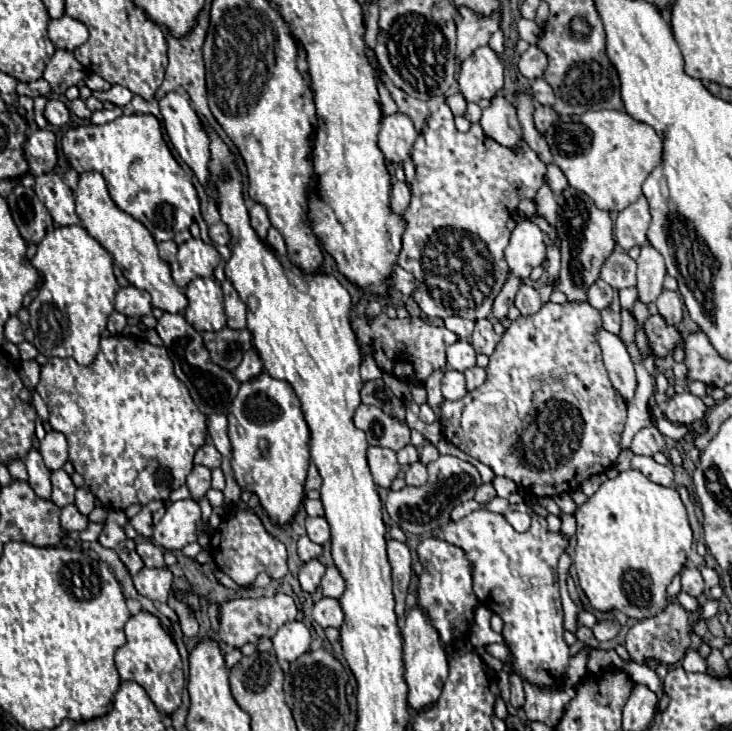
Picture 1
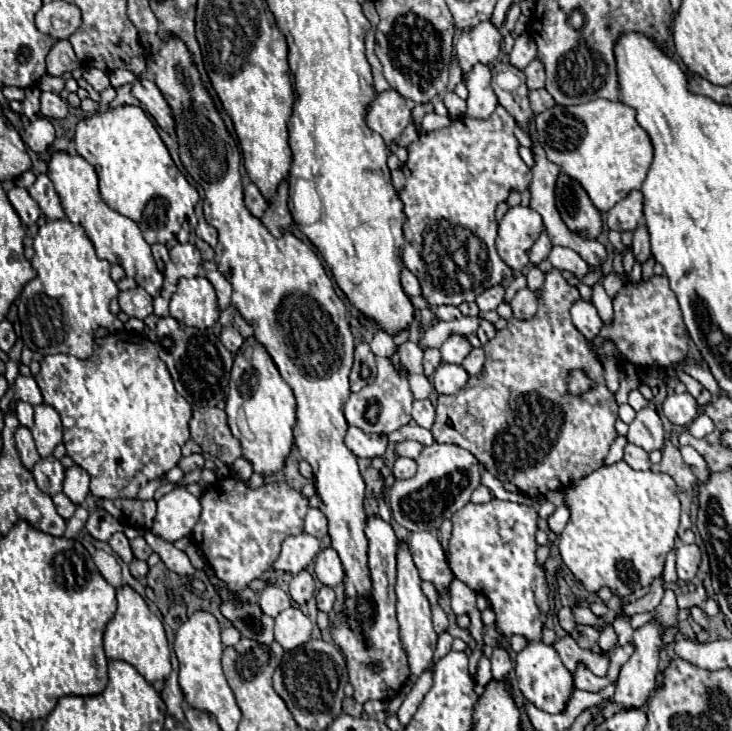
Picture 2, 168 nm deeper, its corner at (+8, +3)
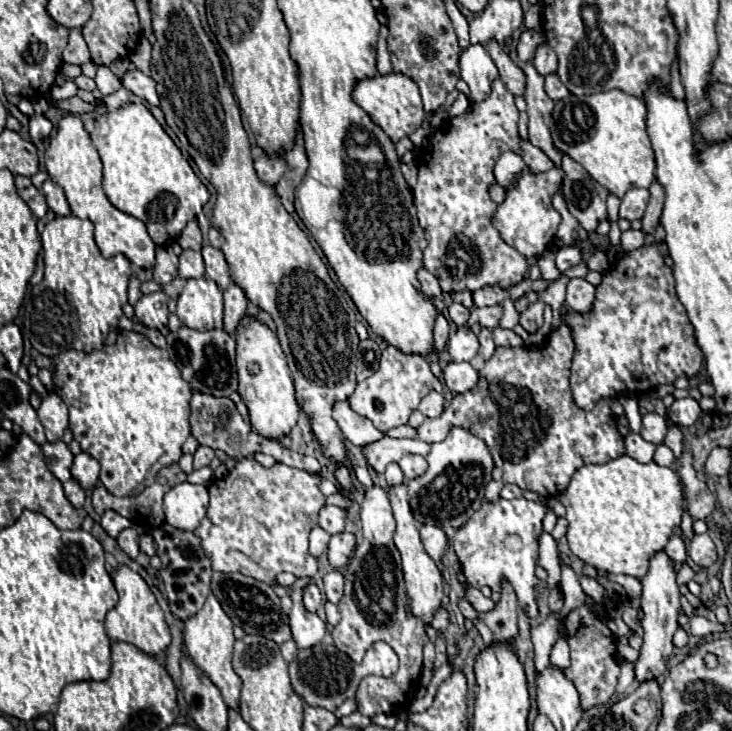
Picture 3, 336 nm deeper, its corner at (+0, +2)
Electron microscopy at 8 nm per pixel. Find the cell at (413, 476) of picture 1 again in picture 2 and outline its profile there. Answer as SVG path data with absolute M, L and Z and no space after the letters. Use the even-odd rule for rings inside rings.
M398 457L396 463L394 463L392 473L394 473L396 479L408 479L416 473L416 461L408 459L408 457Z

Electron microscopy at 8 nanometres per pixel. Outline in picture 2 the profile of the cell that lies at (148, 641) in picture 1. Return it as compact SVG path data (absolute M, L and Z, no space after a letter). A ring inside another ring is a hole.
M122 587L116 593L118 611L114 619L106 625L104 633L104 651L110 661L126 661L130 663L150 685L164 683L170 677L170 647L166 641L166 633L162 621L148 609L144 599L130 587Z

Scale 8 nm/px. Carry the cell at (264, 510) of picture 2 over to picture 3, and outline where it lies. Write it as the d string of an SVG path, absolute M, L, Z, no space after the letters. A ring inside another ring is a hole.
M242 458L220 480L214 480L210 490L210 506L206 518L200 522L196 536L202 538L206 556L212 560L212 568L218 572L240 572L266 584L272 584L280 572L292 572L300 576L316 576L318 560L308 554L308 534L318 524L318 512L326 502L320 490L320 476L300 468L292 468L276 462L272 468L264 468L254 458Z

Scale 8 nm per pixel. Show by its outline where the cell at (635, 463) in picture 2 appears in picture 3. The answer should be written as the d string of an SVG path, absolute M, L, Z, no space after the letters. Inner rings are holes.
M634 432L624 436L624 446L626 446L626 454L638 462L650 462L656 450L656 444L646 442L640 434Z

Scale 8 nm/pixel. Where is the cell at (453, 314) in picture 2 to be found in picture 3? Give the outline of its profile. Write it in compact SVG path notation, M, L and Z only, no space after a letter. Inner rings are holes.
M450 304L448 312L450 312L450 318L454 320L456 326L464 326L468 322L468 318L470 318L470 310L466 306L462 306L462 304Z

